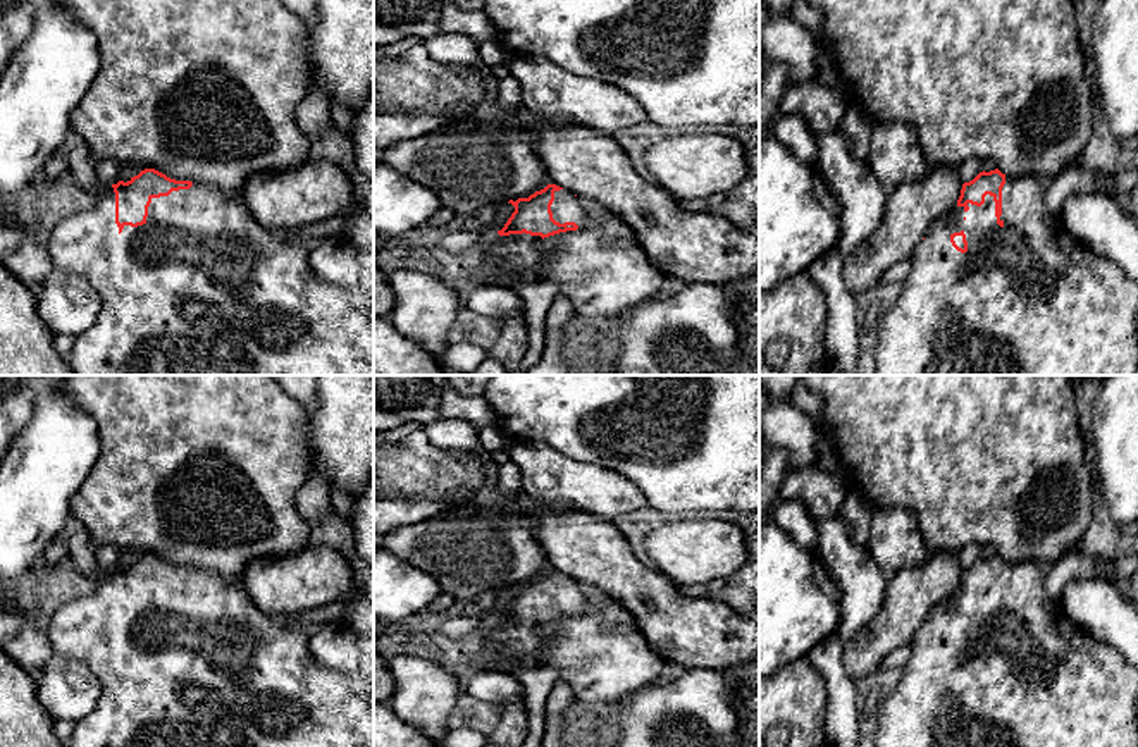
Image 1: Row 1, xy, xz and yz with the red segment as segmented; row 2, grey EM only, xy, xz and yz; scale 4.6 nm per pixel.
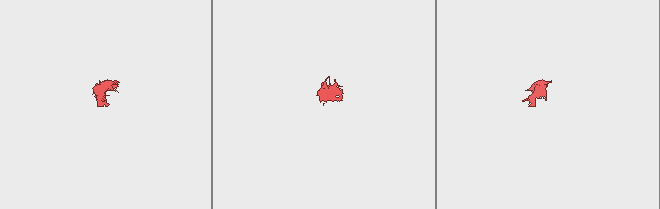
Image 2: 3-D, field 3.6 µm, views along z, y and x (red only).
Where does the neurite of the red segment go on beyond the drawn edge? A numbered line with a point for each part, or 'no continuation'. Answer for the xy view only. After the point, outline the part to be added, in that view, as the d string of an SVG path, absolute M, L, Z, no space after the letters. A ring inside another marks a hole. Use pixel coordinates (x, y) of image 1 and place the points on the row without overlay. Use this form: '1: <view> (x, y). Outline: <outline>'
1: xy (202, 666). Outline: M107 570L100 573L98 583L90 594L62 604L53 613L46 627L46 635L50 639L53 652L81 661L98 678L102 688L93 711L79 721L76 721L74 733L71 740L65 744L67 747L374 747L374 688L368 688L363 680L356 678L351 673L341 673L320 666L312 656L310 635L303 630L298 630L296 627L288 627L281 620L274 620L269 614L262 613L253 604L241 580L229 580L210 571L193 570L189 575L179 575L172 577L169 582L152 583L146 608L138 613L124 611L124 614L121 616L115 609L115 578L112 570Z

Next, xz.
1: xz (567, 592). Outline: M560 575L554 577L551 597L560 609L575 608L578 613L585 613L592 609L597 592L566 575Z

